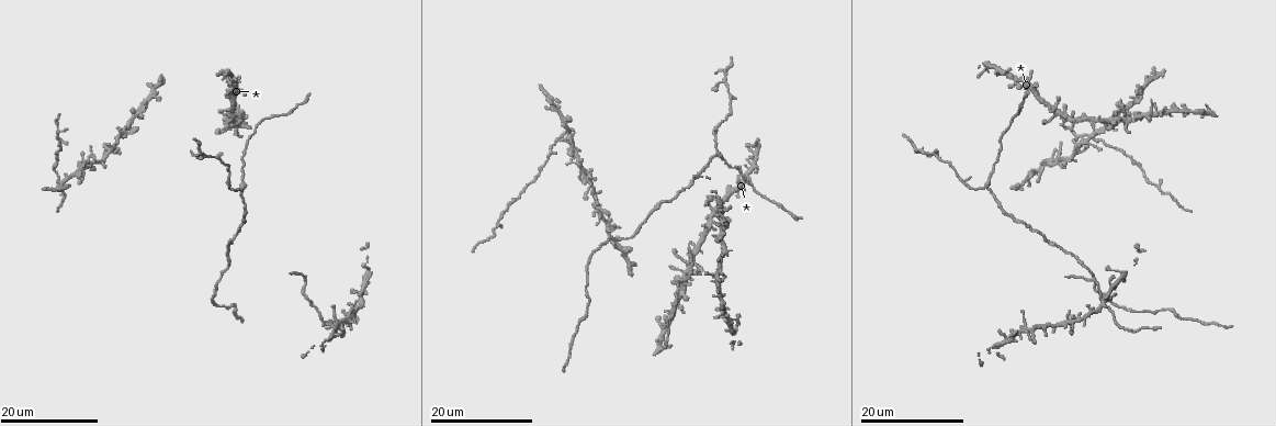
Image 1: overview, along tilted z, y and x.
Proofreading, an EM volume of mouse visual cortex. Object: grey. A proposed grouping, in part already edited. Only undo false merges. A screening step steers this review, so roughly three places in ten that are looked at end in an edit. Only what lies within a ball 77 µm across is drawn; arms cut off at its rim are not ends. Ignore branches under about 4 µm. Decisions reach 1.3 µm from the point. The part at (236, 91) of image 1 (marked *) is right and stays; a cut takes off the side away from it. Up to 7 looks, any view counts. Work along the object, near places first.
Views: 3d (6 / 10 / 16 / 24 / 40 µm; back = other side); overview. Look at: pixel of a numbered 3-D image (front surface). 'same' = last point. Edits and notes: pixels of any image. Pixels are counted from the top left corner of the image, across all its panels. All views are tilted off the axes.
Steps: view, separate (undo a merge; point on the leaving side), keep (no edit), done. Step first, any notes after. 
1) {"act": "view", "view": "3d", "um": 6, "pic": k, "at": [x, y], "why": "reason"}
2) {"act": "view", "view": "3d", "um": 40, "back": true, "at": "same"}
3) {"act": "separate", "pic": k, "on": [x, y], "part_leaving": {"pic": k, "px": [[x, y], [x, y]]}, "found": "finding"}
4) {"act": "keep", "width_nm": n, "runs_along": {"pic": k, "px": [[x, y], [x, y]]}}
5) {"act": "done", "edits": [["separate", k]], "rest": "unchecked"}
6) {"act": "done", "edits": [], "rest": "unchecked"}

{"act": "view", "view": "3d", "um": 16, "pic": 1, "at": [1014, 79], "why": "four or more arms meet"}

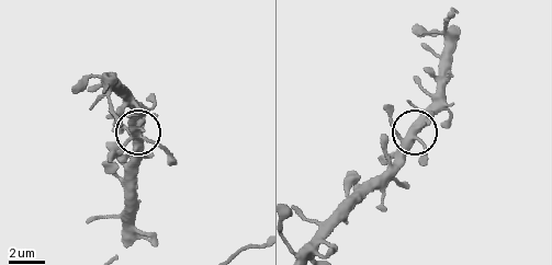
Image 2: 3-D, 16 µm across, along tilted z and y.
{"act": "view", "view": "3d", "um": 6, "pic": 2, "at": [142, 134]}

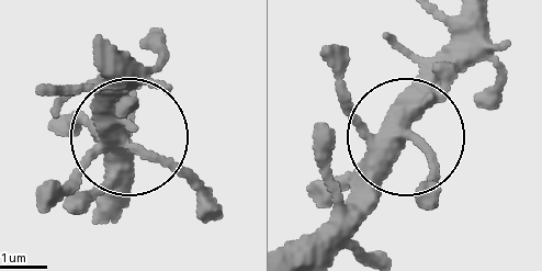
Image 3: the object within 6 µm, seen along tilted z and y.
{"act": "keep", "runs_along": {"pic": 3, "px": [[350, 217], [416, 91], [447, 59]]}, "found": "one neuron here"}

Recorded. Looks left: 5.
{"act": "view", "view": "3d", "um": 24, "pic": 1, "at": [716, 153], "why": "three arms meet"}

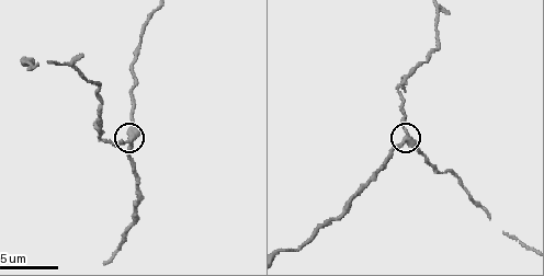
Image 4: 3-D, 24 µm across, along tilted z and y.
{"act": "view", "view": "3d", "um": 10, "pic": 4, "at": [131, 138], "why": "closer look"}

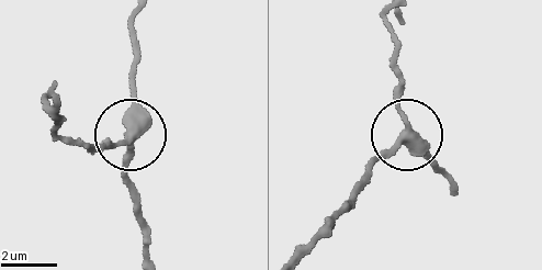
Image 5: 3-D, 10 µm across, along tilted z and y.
{"act": "keep", "found": "all the same neuron"}

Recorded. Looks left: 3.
{"act": "view", "view": "3d", "um": 16, "pic": 1, "at": [64, 140], "why": "a fork"}

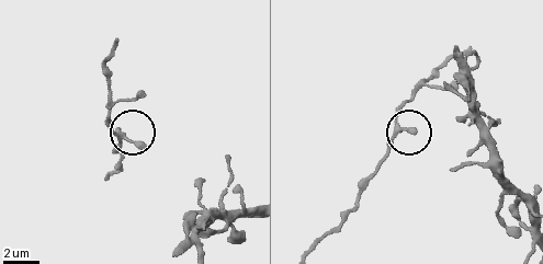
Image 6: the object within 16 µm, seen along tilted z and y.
{"act": "view", "view": "3d", "um": 10, "pic": 6, "at": [124, 140]}

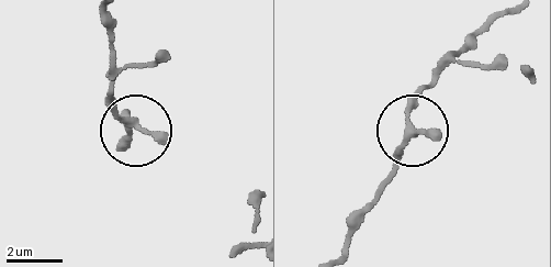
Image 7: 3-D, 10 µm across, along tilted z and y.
{"act": "view", "view": "3d", "um": 6, "pic": 7, "at": [136, 125]}

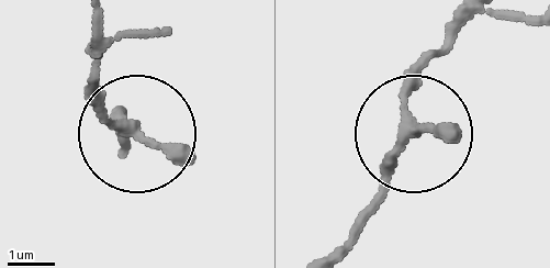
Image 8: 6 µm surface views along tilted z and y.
{"act": "keep", "arms": 3, "found": "one neuron here"}

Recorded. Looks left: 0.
{"act": "done", "edits": [], "rest": "unchecked"}

